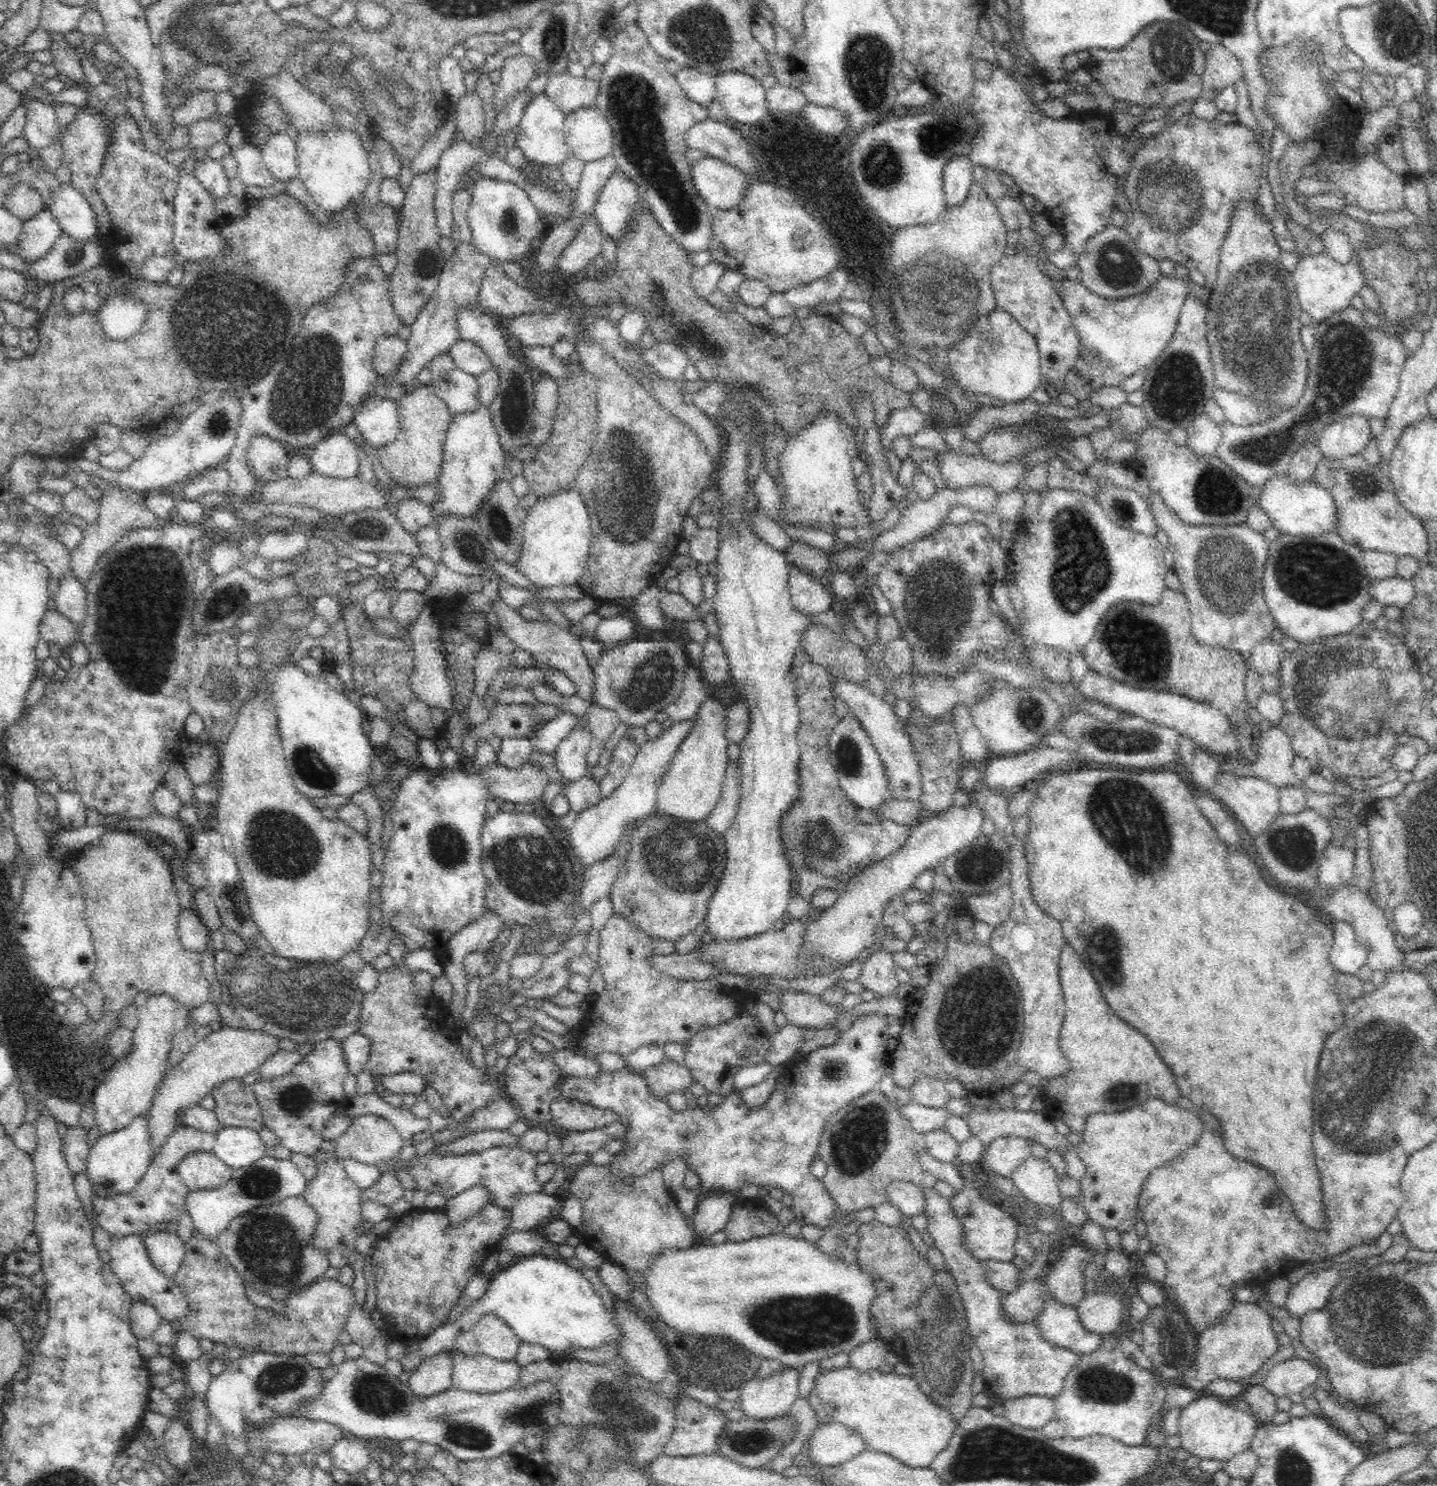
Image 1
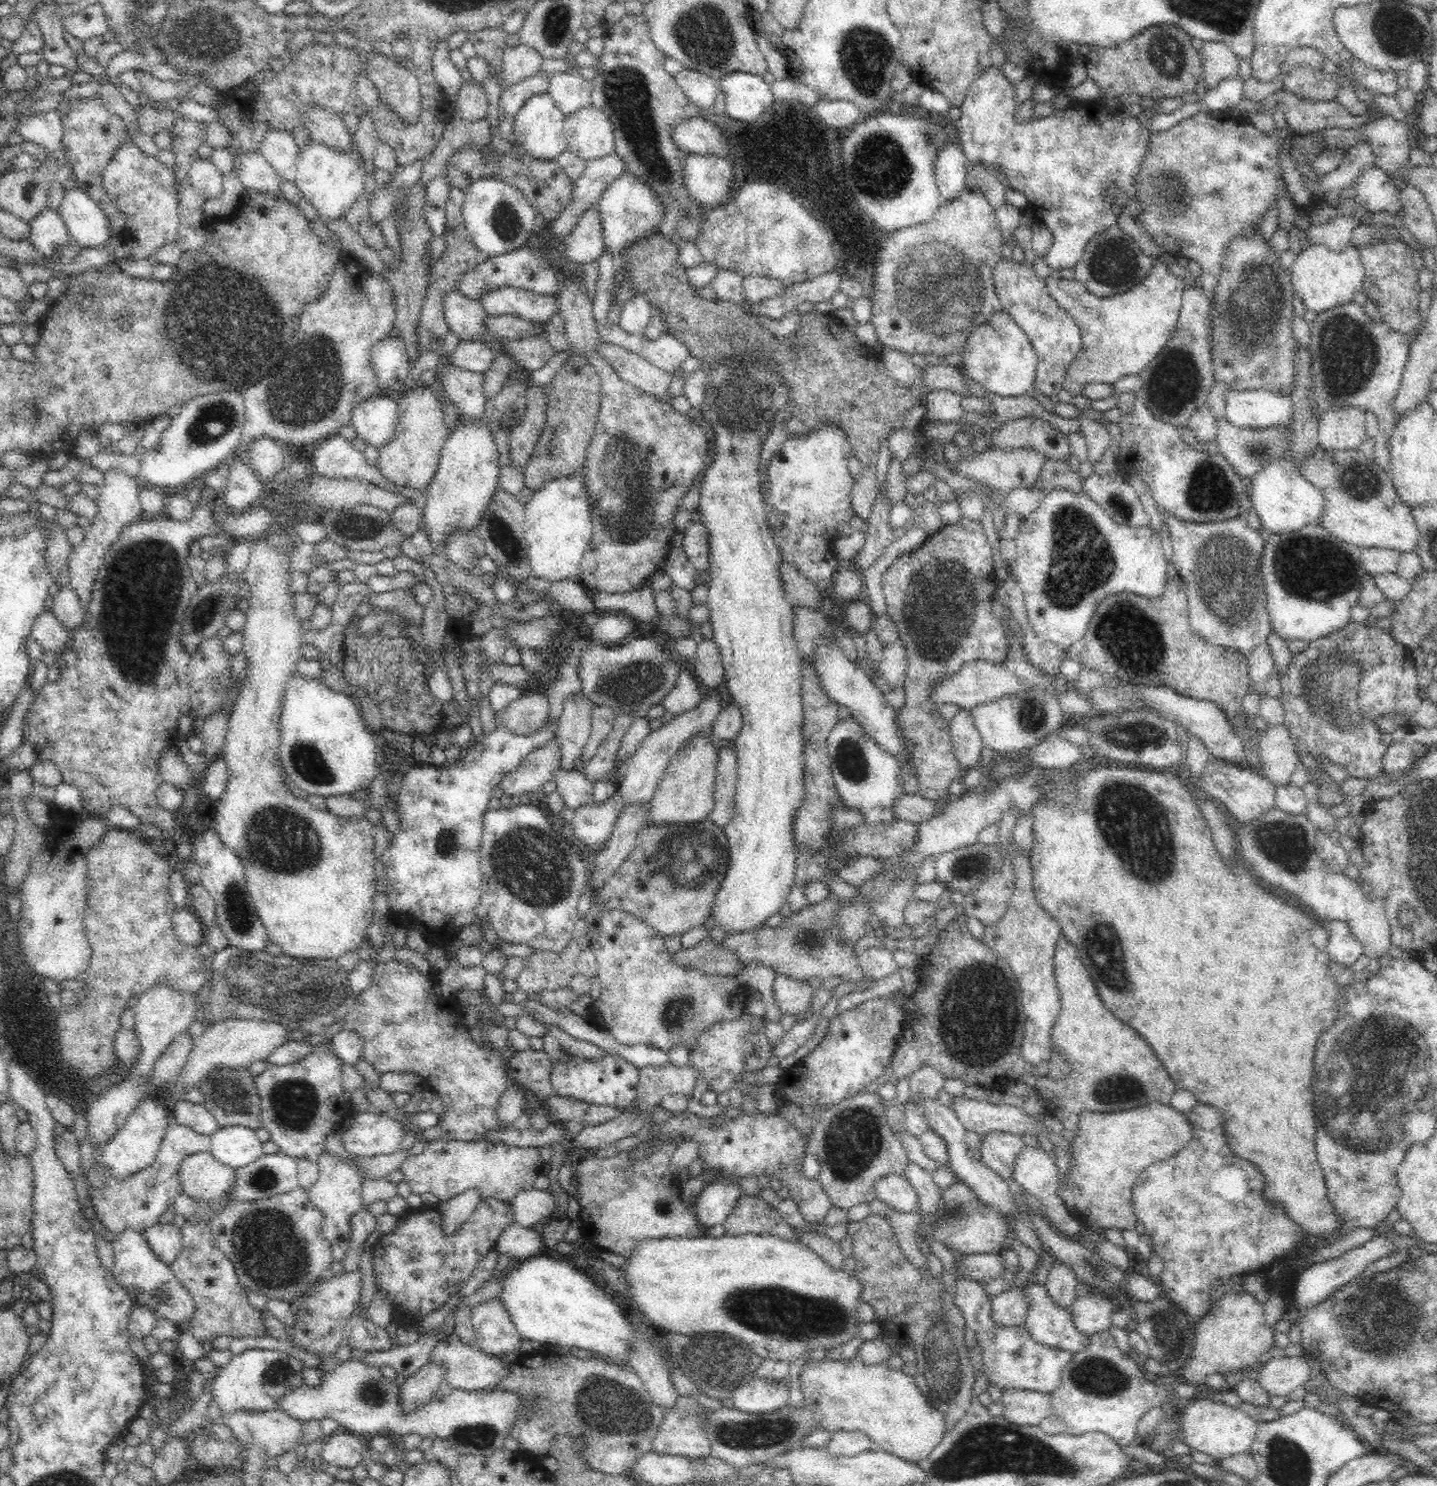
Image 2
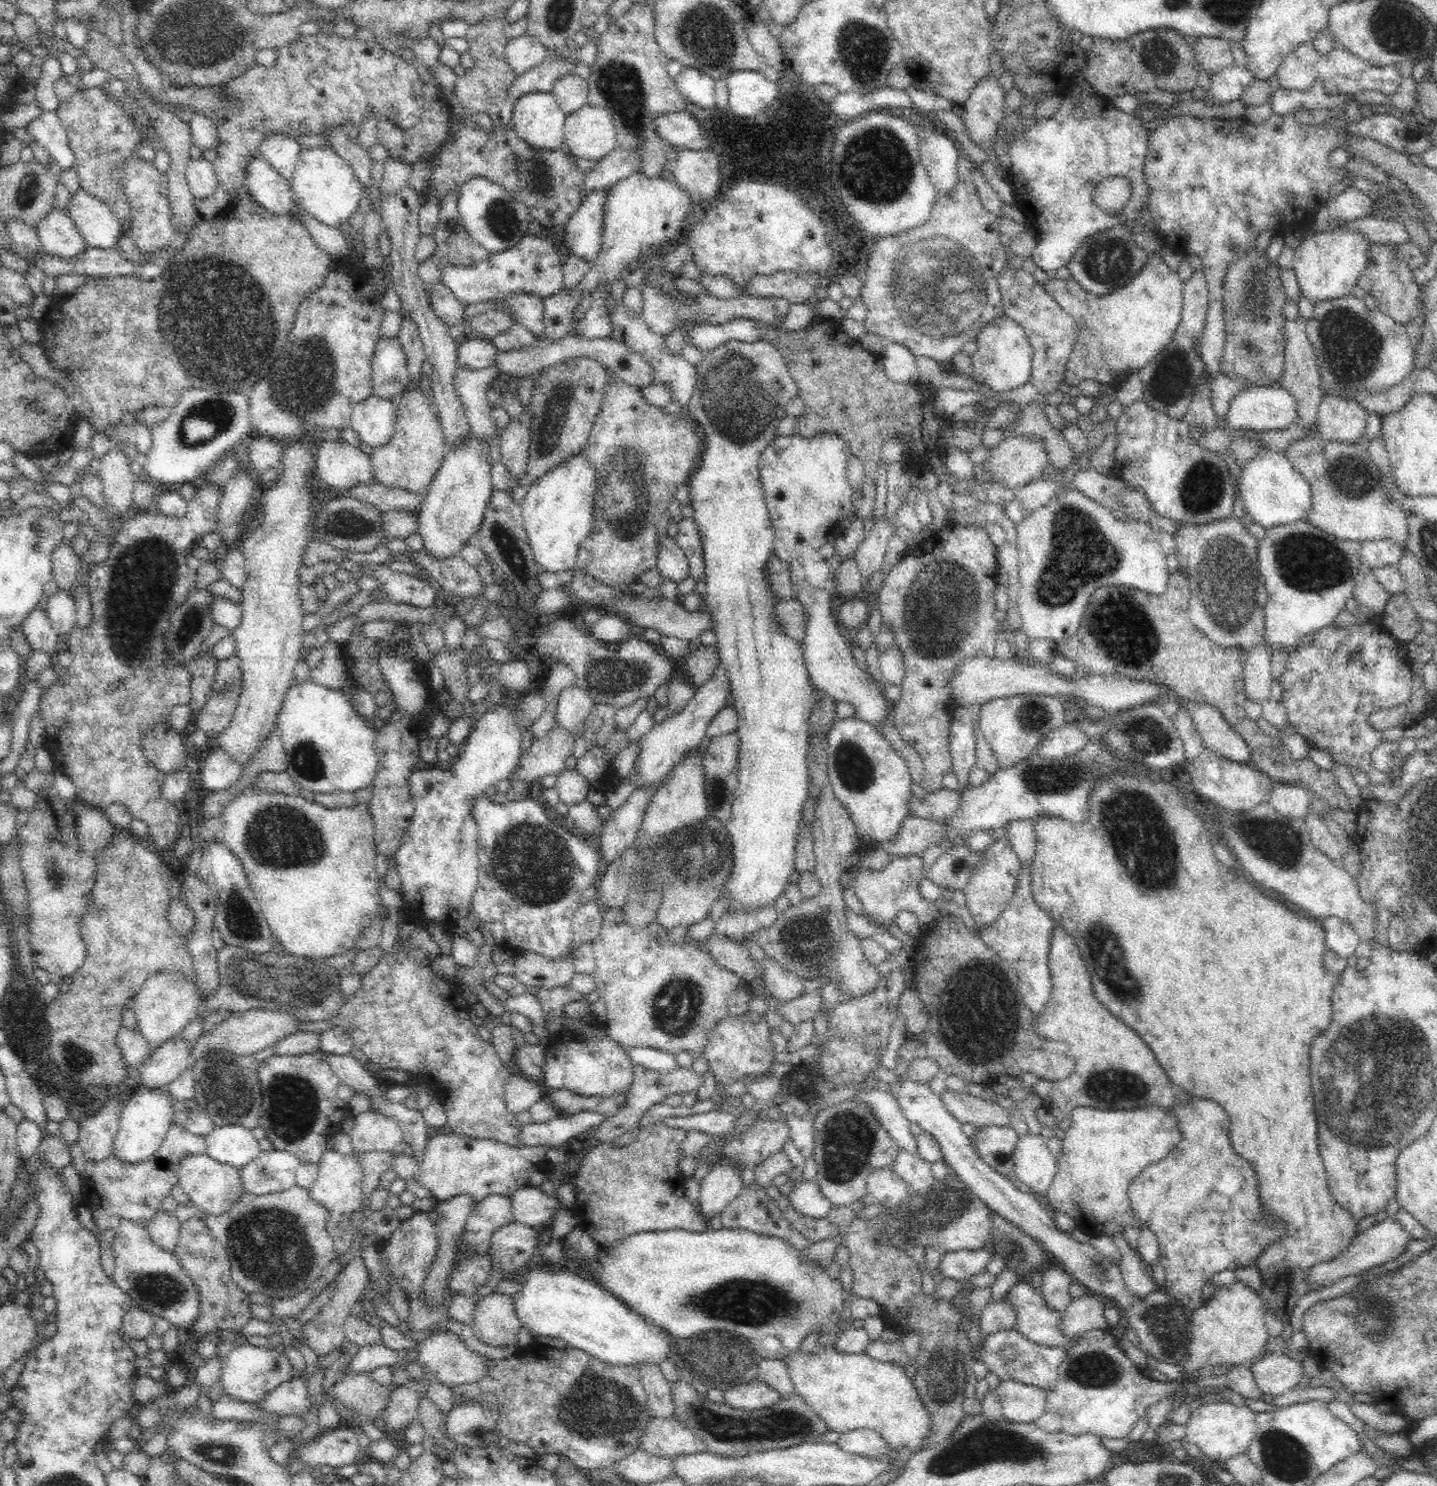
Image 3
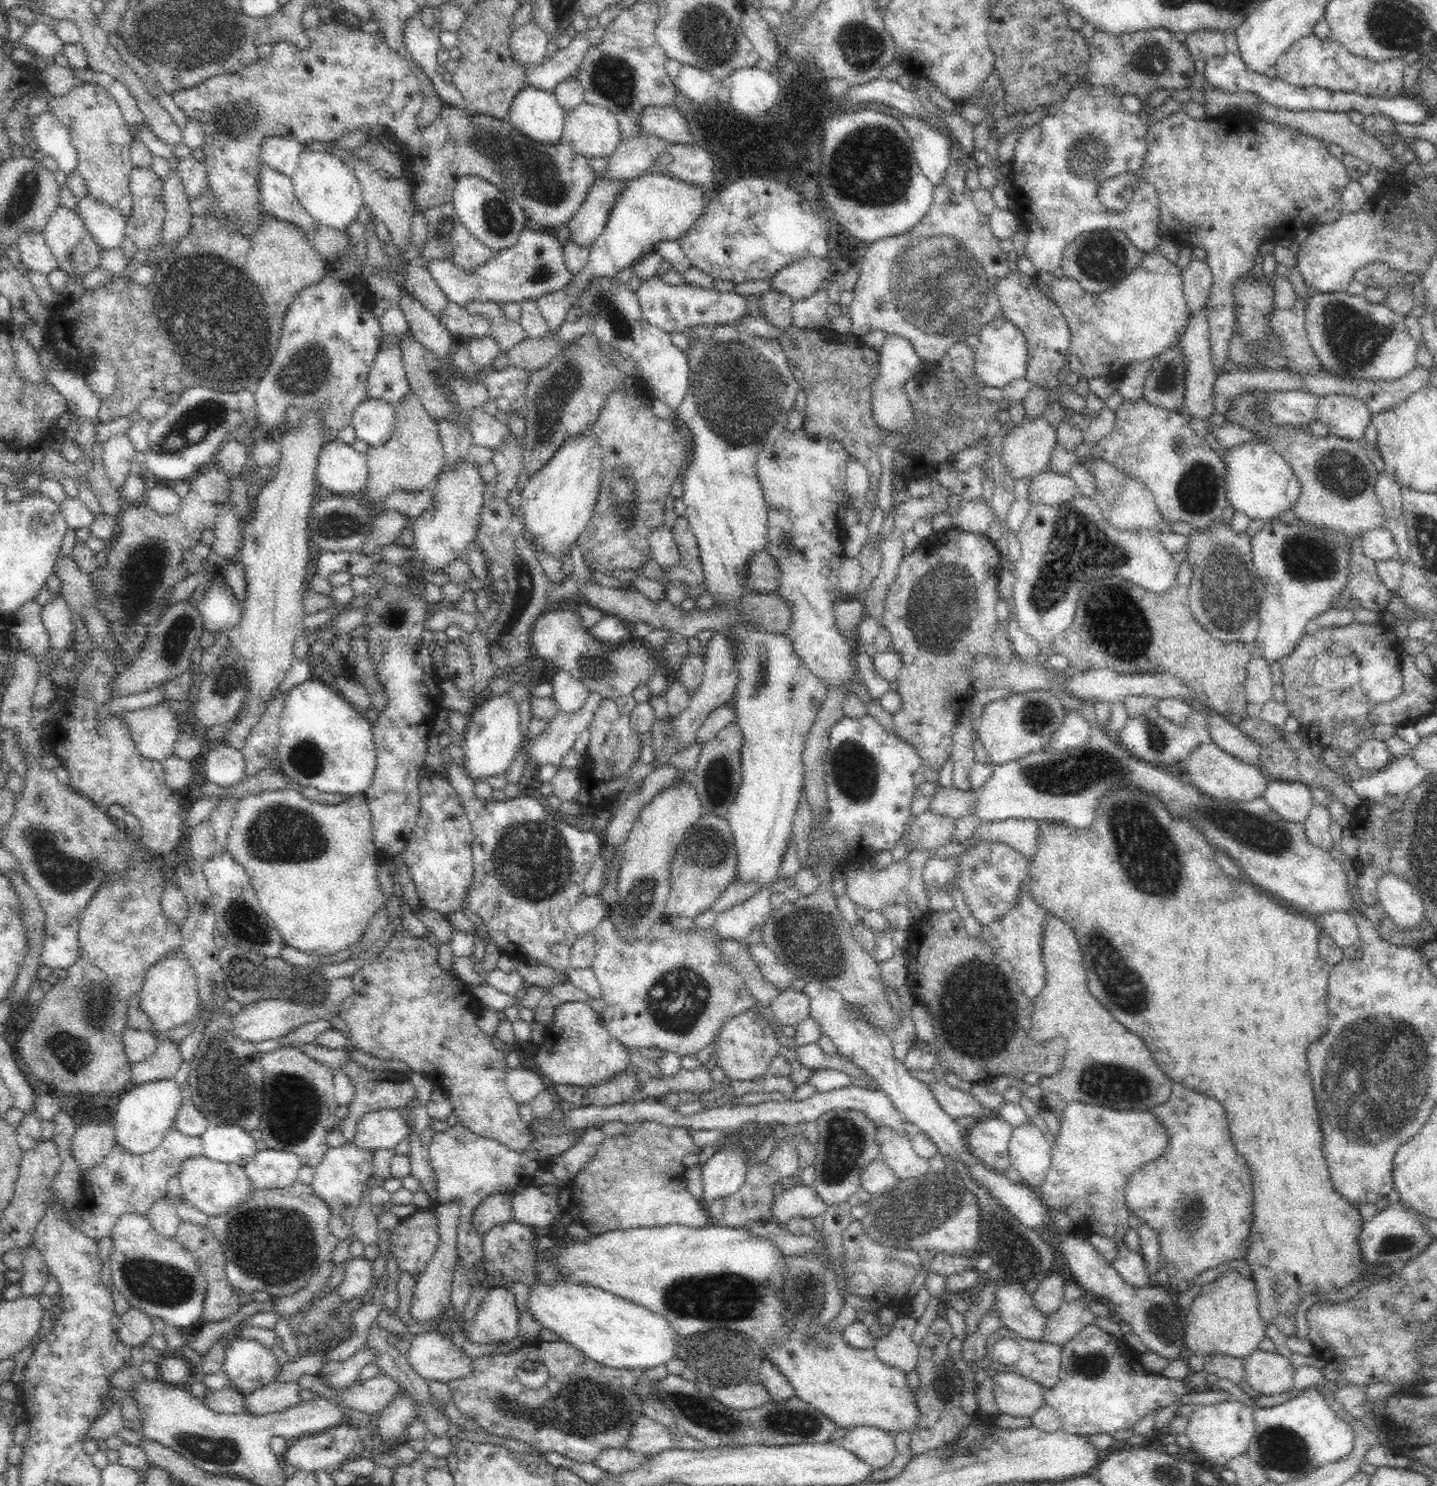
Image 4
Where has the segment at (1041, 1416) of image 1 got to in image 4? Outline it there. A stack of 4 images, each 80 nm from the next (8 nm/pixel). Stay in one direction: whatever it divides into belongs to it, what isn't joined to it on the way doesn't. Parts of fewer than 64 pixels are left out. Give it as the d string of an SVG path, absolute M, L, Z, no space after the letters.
M1000 1373L993 1381L1001 1414L1030 1419L1045 1404L1045 1388L1020 1374Z

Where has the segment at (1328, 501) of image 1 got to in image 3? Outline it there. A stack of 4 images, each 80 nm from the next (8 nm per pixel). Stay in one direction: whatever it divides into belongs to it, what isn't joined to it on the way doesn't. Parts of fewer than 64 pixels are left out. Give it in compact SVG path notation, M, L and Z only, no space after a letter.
M1274 449L1259 452L1253 461L1243 468L1237 490L1240 492L1240 498L1243 498L1246 512L1253 518L1253 523L1265 529L1306 521L1313 507L1312 488L1308 482L1283 452Z

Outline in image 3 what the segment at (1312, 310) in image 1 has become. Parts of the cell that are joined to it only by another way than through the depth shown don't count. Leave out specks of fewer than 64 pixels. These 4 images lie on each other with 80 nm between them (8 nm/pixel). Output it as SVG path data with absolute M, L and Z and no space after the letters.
M1324 229L1324 232L1303 239L1295 250L1292 270L1302 296L1313 306L1326 301L1352 297L1353 290L1366 268L1366 250L1372 242L1356 230L1338 230L1336 234Z

